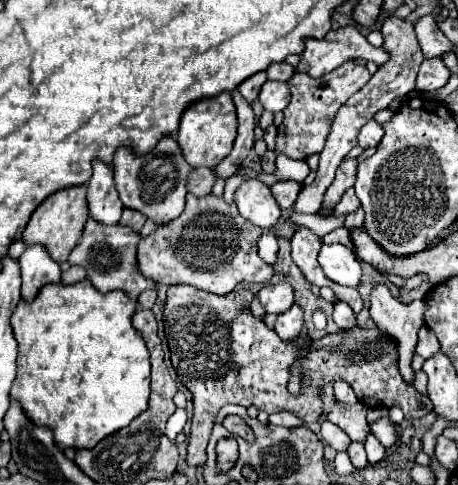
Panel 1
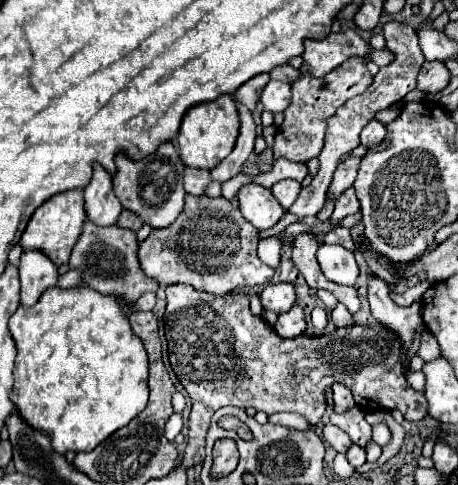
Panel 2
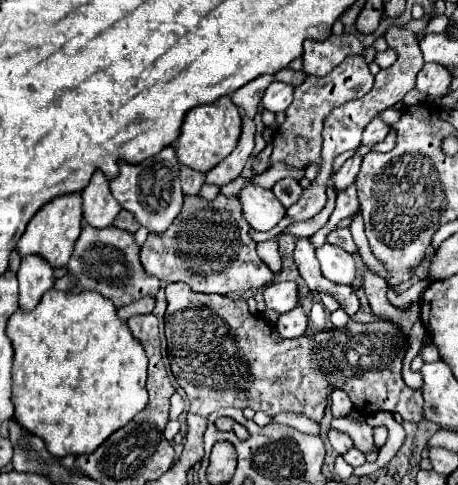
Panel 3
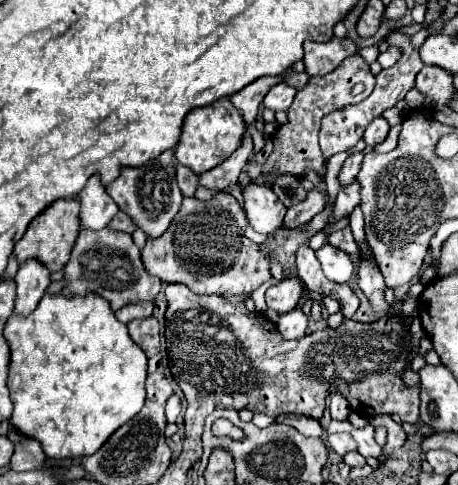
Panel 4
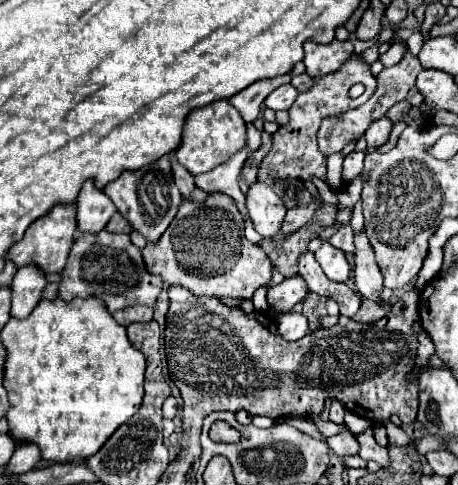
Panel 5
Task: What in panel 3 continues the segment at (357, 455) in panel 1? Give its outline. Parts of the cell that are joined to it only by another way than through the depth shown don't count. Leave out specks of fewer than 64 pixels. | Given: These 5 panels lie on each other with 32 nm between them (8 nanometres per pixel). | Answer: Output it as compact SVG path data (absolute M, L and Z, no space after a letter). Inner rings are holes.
M350 448L346 454L344 454L344 460L350 464L350 466L362 466L366 462L366 456L358 450L358 448Z

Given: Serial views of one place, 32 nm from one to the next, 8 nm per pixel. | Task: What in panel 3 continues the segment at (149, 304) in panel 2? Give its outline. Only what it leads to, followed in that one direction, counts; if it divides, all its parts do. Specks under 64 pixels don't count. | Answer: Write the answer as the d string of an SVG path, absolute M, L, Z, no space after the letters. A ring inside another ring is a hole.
M144 296L144 298L124 306L124 310L118 310L118 314L122 320L128 320L134 314L148 314L148 312L152 312L152 308L154 308L154 296Z

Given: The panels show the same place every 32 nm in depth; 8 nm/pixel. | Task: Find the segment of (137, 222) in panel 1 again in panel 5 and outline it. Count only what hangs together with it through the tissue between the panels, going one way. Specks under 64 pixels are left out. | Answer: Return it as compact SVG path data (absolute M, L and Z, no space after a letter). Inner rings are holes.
M116 212L116 214L112 216L112 220L108 222L106 230L110 230L110 232L124 232L124 234L130 234L134 228L132 228L132 224L130 224L128 220L124 220L124 216L122 216L120 212Z

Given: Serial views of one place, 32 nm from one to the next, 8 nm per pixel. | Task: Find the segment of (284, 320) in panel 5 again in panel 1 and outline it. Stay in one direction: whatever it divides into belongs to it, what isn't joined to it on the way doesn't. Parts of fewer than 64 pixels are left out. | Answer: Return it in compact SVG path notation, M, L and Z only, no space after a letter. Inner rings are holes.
M292 304L290 310L286 310L284 314L278 316L278 322L276 322L274 330L284 342L288 342L288 340L294 340L300 334L302 326L304 326L302 308L298 304Z

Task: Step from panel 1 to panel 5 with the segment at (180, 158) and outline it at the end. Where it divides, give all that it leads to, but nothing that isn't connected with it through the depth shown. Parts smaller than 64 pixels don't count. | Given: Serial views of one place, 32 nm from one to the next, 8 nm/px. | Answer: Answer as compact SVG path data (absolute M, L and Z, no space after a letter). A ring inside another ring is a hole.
M164 154L162 158L154 160L152 164L146 164L140 170L124 170L120 178L116 178L112 184L104 188L104 192L110 196L110 200L116 204L118 212L124 214L124 218L144 234L148 242L156 242L164 230L170 226L172 218L176 216L182 194L174 184L172 178L172 166L170 166L170 154Z

